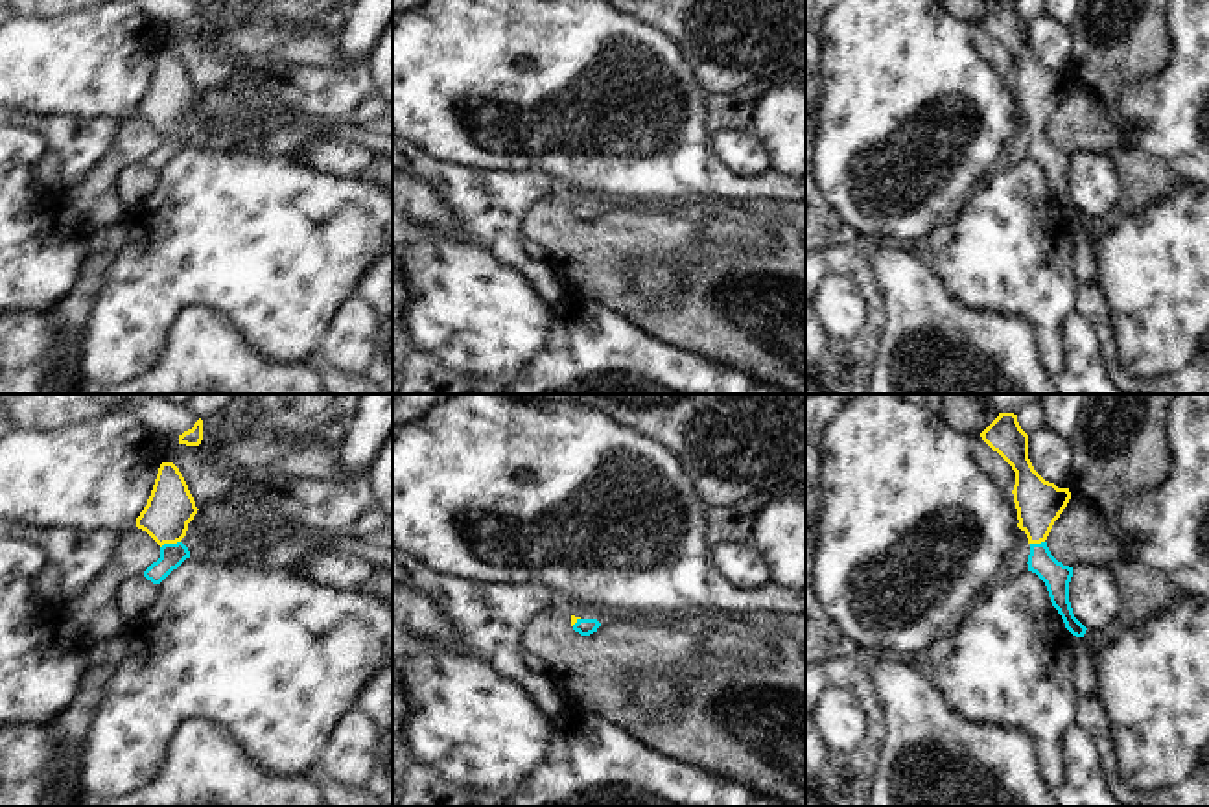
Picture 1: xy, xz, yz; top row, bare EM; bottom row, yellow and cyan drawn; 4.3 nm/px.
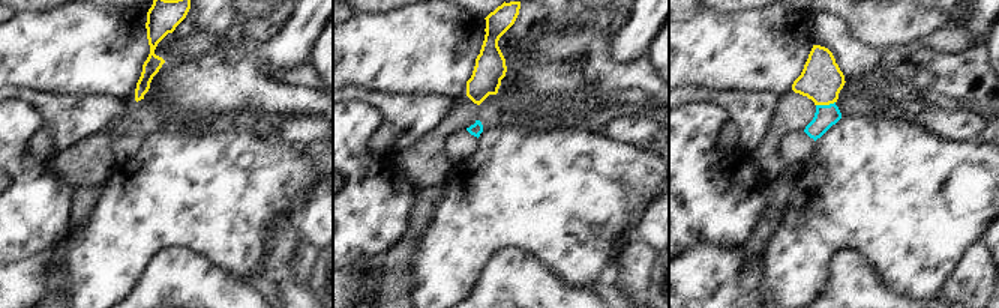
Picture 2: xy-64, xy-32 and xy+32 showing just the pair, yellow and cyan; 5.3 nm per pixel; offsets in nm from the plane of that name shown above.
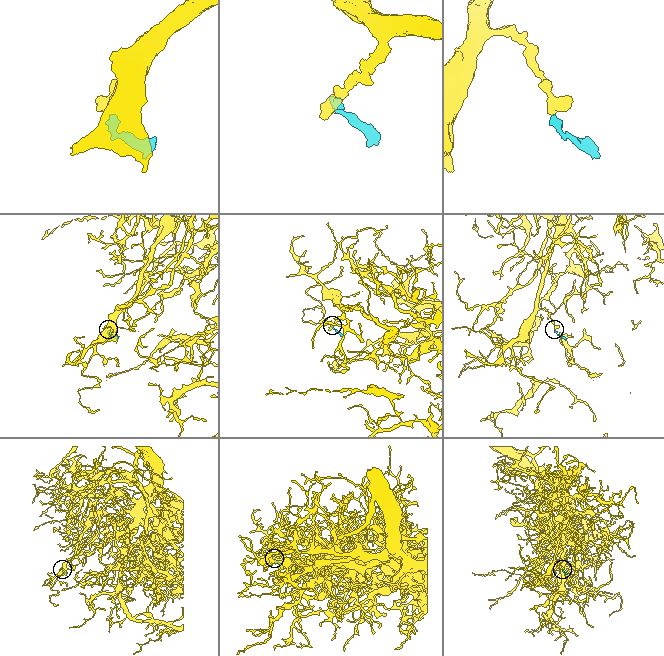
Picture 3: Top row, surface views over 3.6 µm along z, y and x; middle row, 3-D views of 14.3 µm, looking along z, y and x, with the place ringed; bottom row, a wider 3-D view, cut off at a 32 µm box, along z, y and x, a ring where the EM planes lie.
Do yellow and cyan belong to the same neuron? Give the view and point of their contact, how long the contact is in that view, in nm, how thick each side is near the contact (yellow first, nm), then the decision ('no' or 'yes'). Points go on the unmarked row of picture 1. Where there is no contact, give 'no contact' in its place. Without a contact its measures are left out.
meets yellow in xy at (170, 129); contact 90 nm long; 200 nm thick on the yellow side, 110 nm on the other; yes

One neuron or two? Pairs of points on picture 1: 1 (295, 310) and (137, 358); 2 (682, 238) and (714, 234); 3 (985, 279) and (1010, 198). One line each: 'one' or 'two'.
1: one
2: two
3: one

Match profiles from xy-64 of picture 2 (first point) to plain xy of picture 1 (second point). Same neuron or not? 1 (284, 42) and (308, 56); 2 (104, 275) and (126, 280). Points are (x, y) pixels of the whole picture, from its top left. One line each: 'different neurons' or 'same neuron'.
1: different neurons
2: same neuron

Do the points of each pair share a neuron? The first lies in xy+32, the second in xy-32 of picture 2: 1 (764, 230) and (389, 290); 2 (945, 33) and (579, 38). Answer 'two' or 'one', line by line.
1: one
2: one

